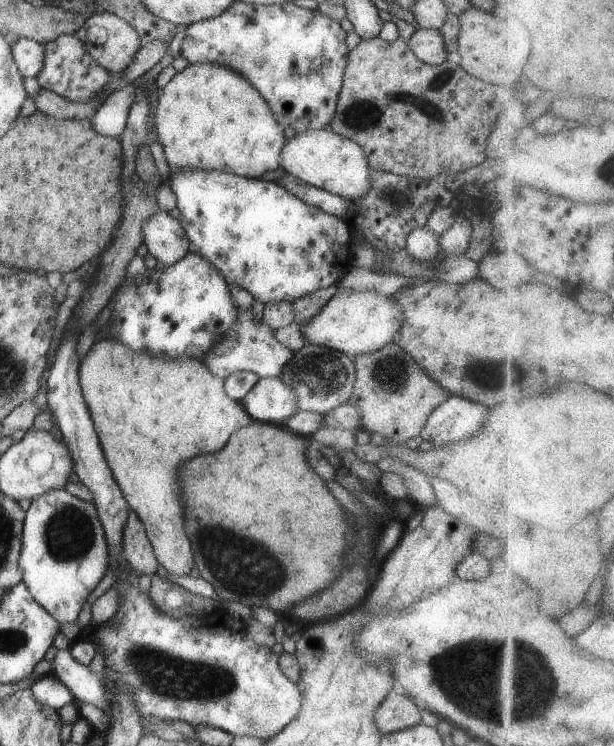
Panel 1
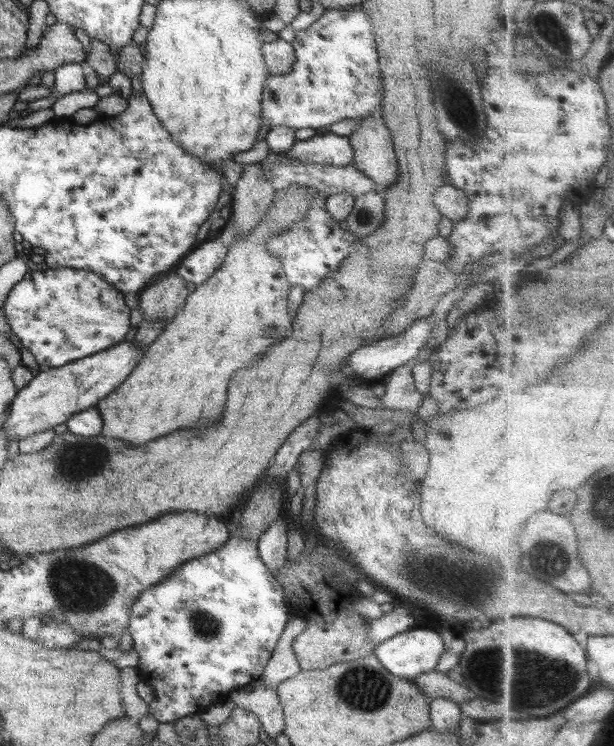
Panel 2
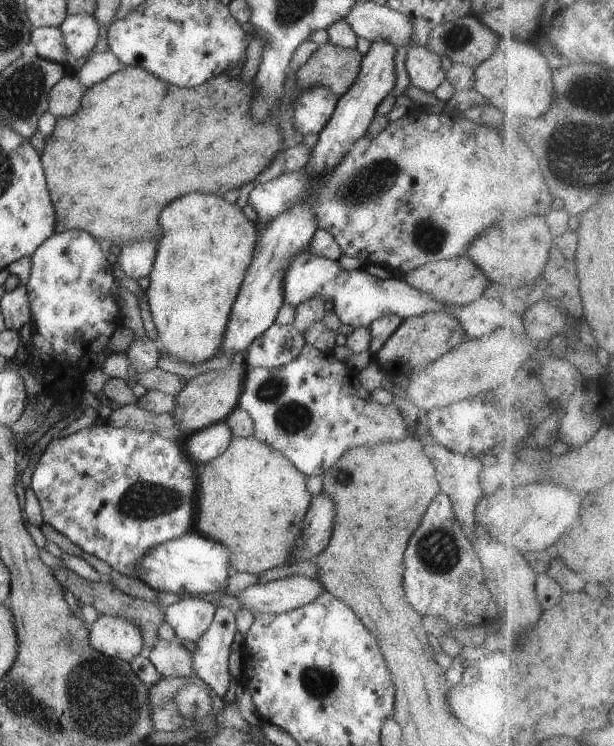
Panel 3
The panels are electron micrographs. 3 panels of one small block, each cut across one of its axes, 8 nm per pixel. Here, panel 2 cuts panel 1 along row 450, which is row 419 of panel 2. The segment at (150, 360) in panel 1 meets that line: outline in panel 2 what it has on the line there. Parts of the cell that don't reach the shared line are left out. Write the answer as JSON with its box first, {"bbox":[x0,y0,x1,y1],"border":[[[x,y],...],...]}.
{"bbox":[95,187,312,444],"border":[[[288,187],[276,191],[276,198],[268,214],[264,215],[257,225],[245,235],[234,238],[224,256],[224,264],[210,276],[209,280],[199,284],[185,300],[185,305],[164,327],[164,330],[147,346],[142,358],[136,363],[127,379],[120,383],[104,400],[100,399],[95,409],[103,418],[101,434],[107,437],[120,438],[130,444],[144,444],[148,440],[172,434],[180,428],[198,428],[202,424],[216,422],[226,404],[226,388],[236,370],[250,366],[258,354],[272,346],[274,336],[276,344],[284,340],[292,324],[288,316],[288,293],[290,284],[282,270],[282,263],[265,247],[273,236],[289,230],[297,220],[305,216],[310,209],[312,194],[300,187]]]}

